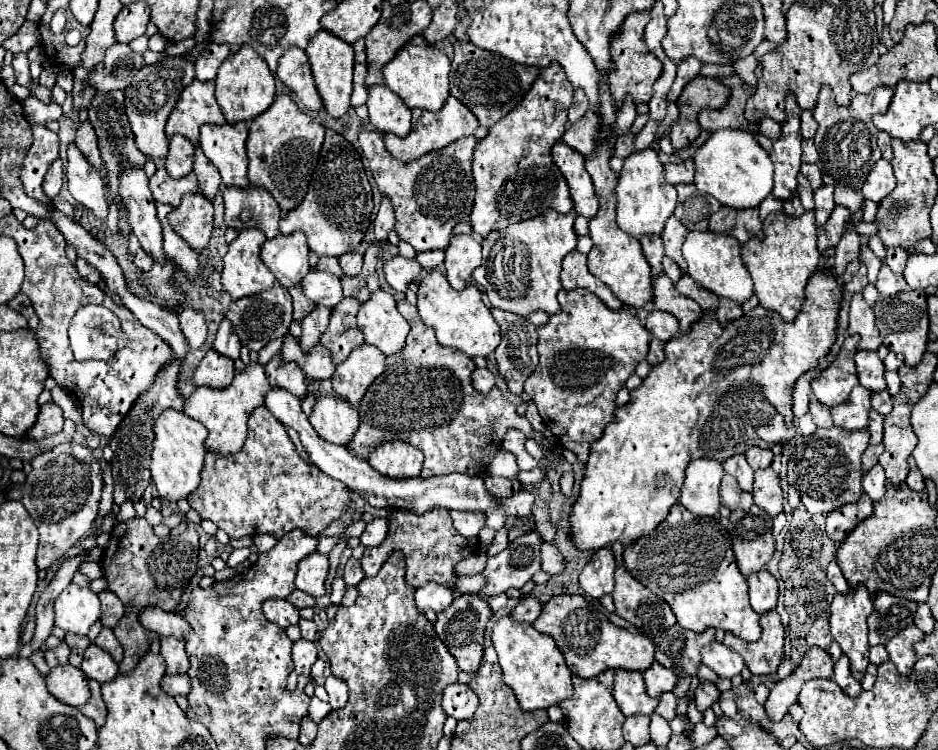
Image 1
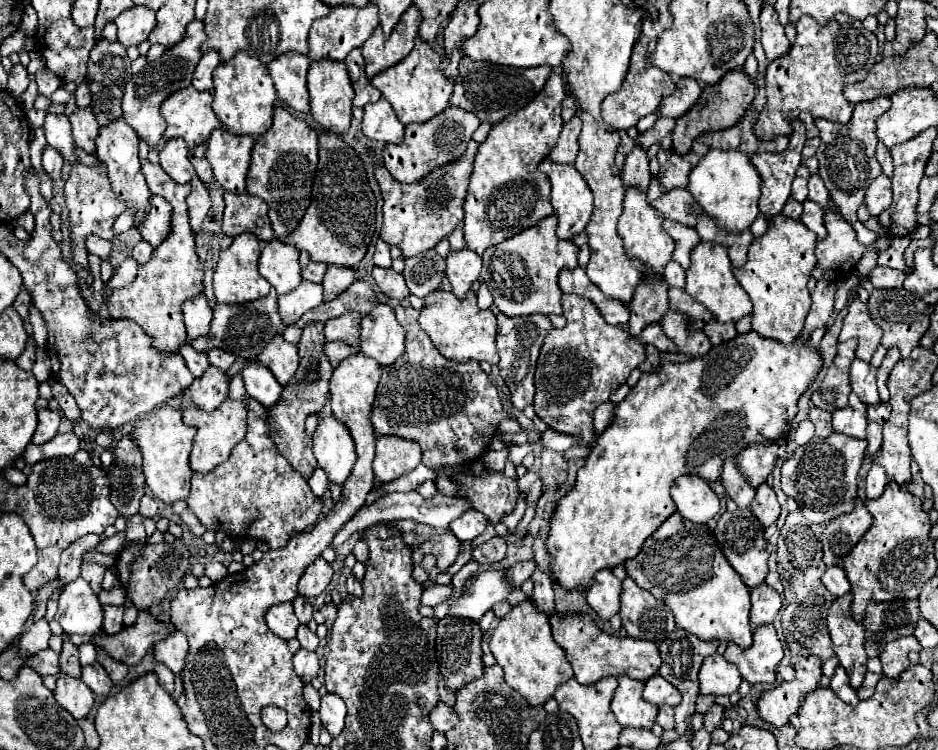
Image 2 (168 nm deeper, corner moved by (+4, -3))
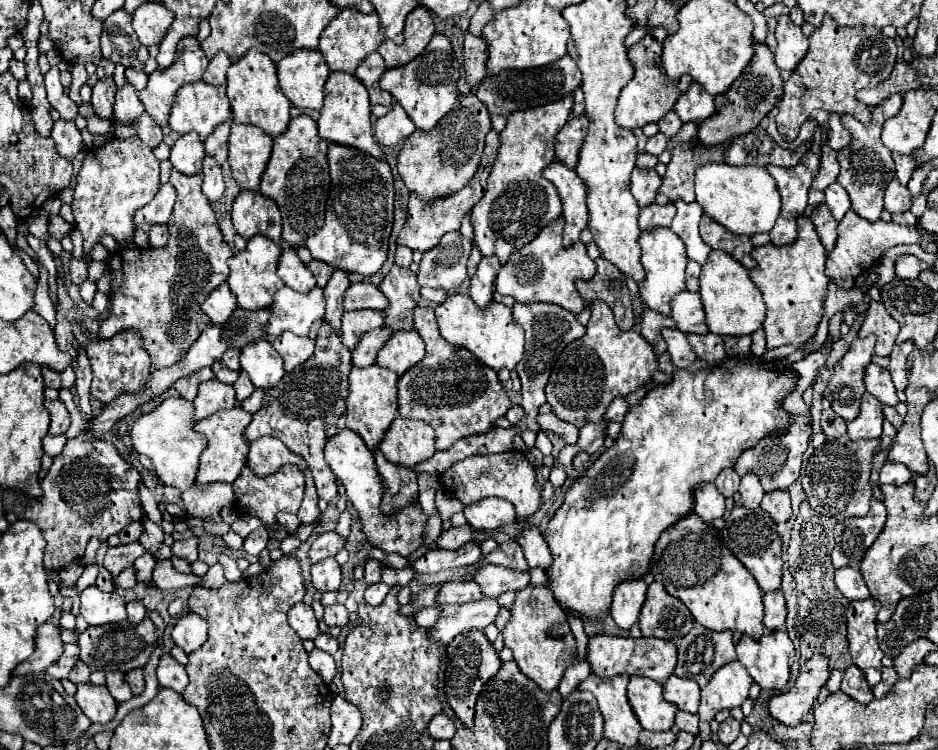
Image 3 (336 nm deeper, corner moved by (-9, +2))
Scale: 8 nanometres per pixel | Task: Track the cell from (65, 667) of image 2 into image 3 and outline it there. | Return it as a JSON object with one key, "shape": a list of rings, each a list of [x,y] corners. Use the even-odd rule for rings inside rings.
{"shape":[[[77,661],[77,665],[71,669],[71,673],[69,673],[69,679],[73,681],[73,683],[87,683],[89,681],[89,667],[85,667],[81,661]]]}

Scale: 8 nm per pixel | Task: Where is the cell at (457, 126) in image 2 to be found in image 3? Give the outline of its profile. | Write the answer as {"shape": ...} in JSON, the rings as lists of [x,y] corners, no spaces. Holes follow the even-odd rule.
{"shape":[[[475,93],[463,95],[457,109],[441,117],[441,121],[429,133],[417,129],[399,151],[397,169],[407,189],[415,191],[423,201],[435,201],[465,187],[477,171],[483,155],[483,141],[489,131],[491,117],[485,105],[475,97]]]}

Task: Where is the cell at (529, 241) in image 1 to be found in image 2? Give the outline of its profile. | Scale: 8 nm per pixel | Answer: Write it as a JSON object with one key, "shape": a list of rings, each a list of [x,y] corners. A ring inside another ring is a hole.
{"shape":[[[556,216],[540,220],[536,226],[504,240],[500,246],[492,246],[484,252],[482,282],[488,284],[494,304],[502,314],[526,316],[526,314],[562,314],[558,272],[562,268],[576,268],[578,246],[572,240],[556,238]]]}

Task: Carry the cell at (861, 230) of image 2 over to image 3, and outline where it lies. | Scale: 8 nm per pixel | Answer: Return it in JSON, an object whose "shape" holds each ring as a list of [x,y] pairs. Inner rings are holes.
{"shape":[[[893,95],[893,97],[885,99],[881,105],[875,105],[871,109],[871,121],[865,123],[865,125],[859,123],[853,115],[841,115],[841,125],[845,125],[845,129],[849,129],[851,143],[849,143],[849,147],[837,151],[837,163],[841,167],[841,173],[839,173],[837,181],[849,193],[853,211],[867,221],[877,221],[879,219],[879,215],[883,211],[885,185],[889,185],[889,181],[895,177],[891,151],[881,143],[881,127],[883,127],[883,121],[887,117],[893,117],[895,113],[899,113],[901,105],[903,105],[901,95]]]}

